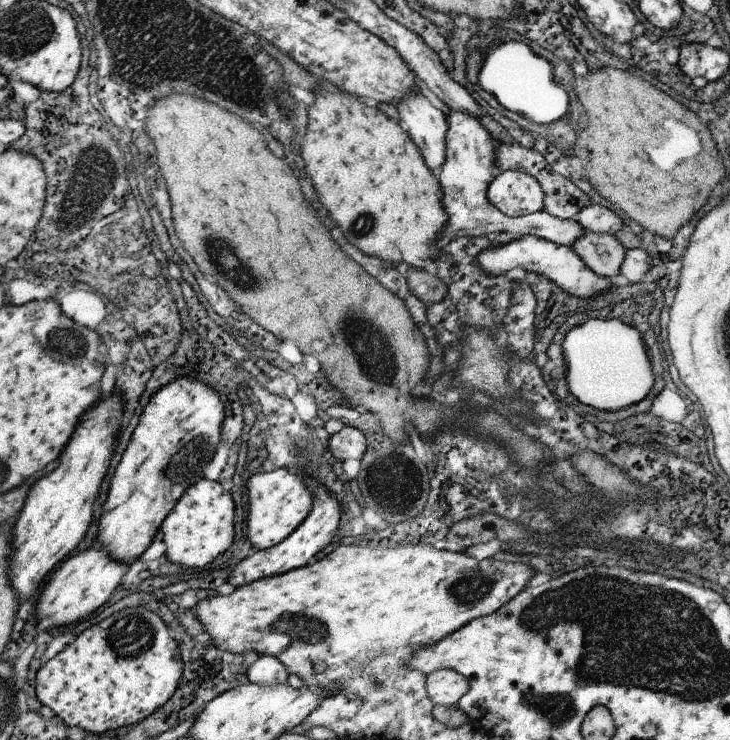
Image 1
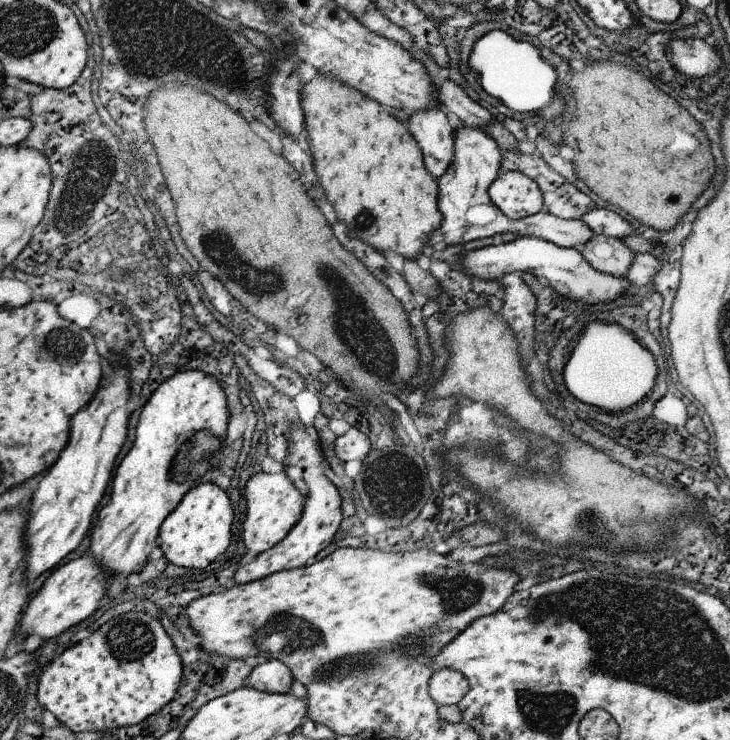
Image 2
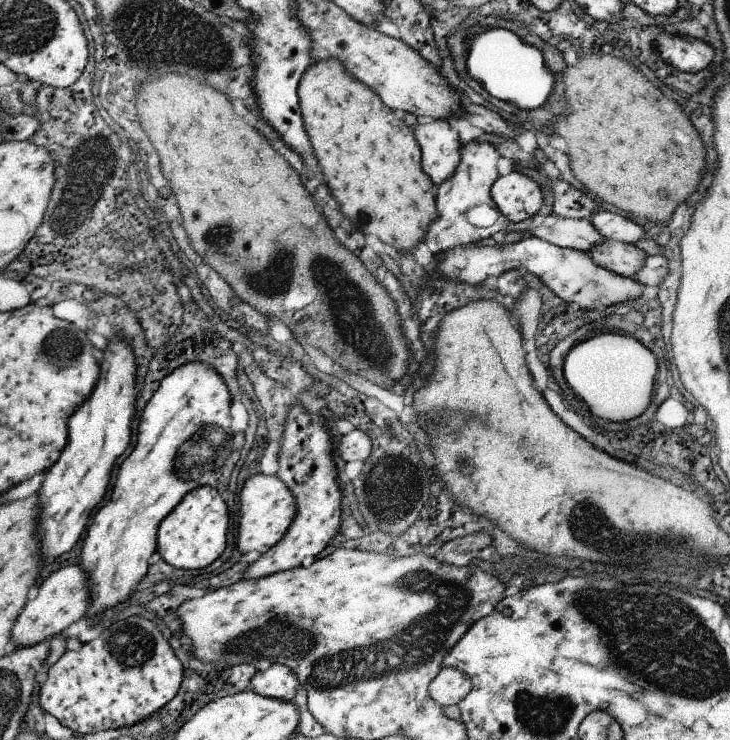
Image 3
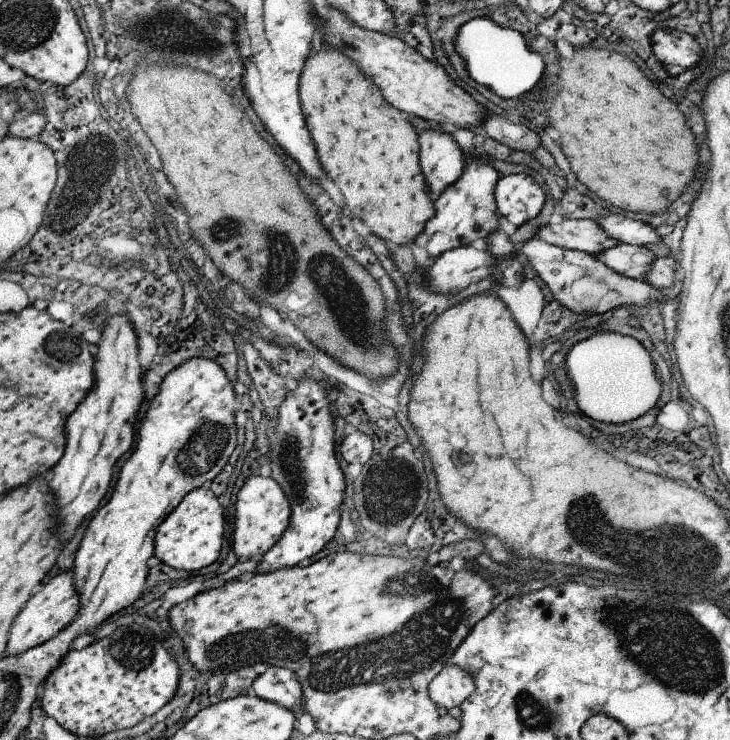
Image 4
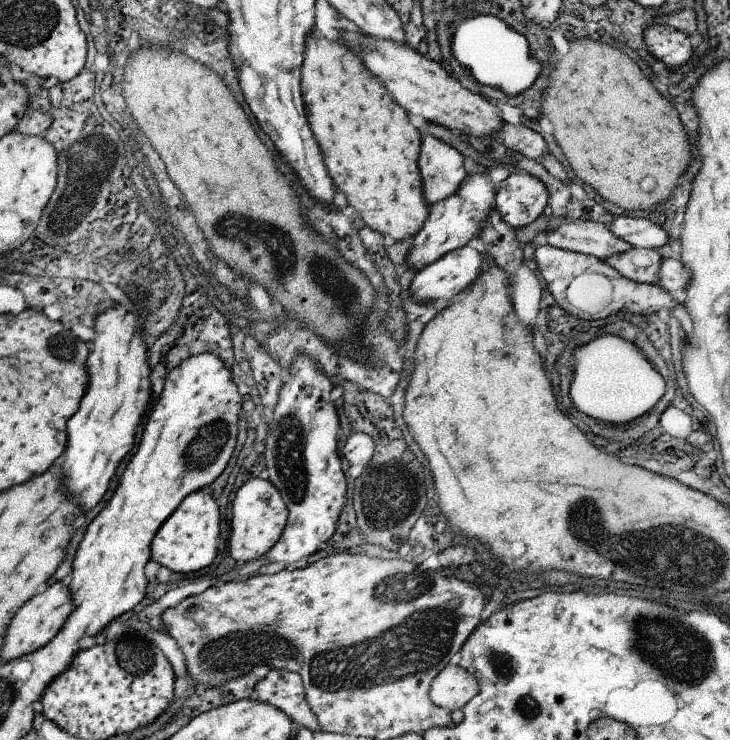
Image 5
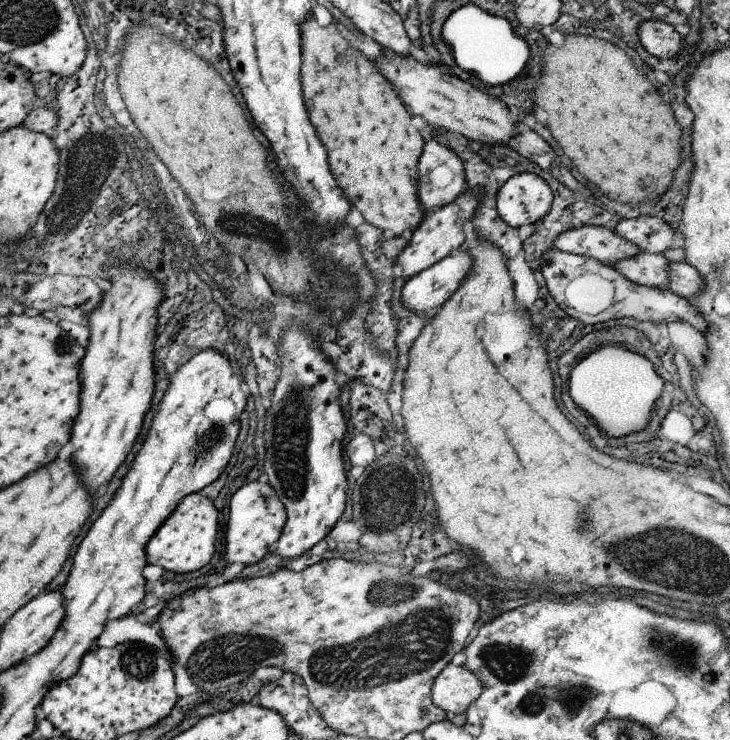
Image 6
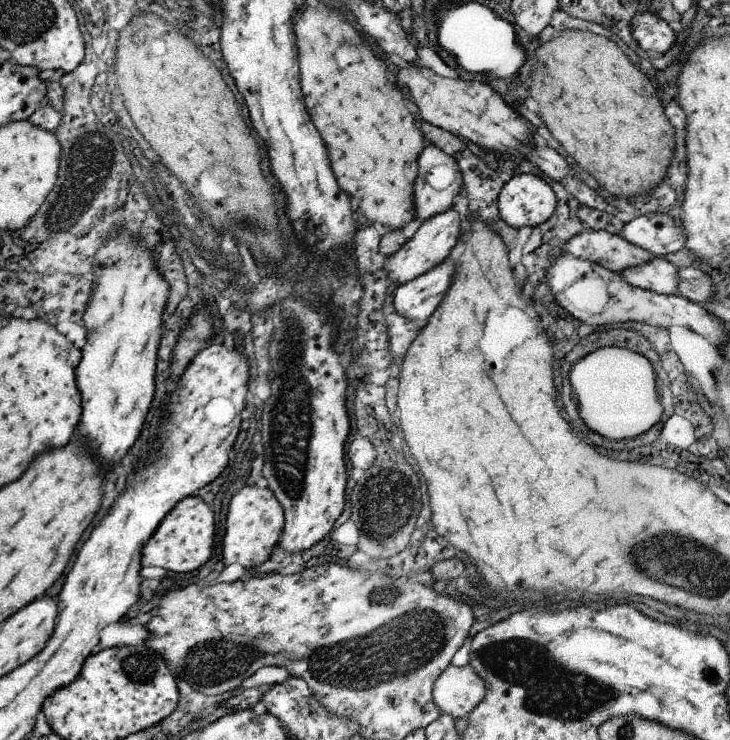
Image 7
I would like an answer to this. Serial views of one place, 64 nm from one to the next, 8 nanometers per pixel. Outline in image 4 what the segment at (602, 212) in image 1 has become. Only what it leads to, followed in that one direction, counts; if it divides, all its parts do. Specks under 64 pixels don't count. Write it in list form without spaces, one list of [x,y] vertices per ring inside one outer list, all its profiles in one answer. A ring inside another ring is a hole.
[[[607,214],[599,220],[595,220],[595,224],[599,224],[599,228],[613,238],[619,244],[627,244],[627,246],[647,246],[647,244],[659,244],[663,242],[661,236],[657,236],[655,230],[651,230],[649,224],[643,224],[641,220],[629,220],[623,214]]]

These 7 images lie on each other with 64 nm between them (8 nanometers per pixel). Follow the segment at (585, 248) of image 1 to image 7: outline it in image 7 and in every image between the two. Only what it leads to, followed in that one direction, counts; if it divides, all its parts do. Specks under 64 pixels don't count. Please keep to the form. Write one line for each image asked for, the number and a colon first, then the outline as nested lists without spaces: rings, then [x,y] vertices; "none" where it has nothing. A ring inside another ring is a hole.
2: [[[591,236],[581,248],[581,256],[593,270],[615,278],[623,278],[633,260],[633,252],[623,240],[605,236]]]
3: [[[603,240],[599,244],[593,244],[587,250],[587,256],[595,266],[601,266],[617,276],[631,278],[643,266],[643,260],[647,254],[631,244]]]
4: [[[615,244],[611,248],[605,248],[595,254],[595,260],[617,272],[619,276],[641,280],[645,278],[651,262],[655,260],[655,254],[649,252],[643,246],[627,246],[627,244]]]
5: [[[631,248],[625,254],[607,258],[605,262],[613,270],[617,270],[621,276],[625,276],[637,284],[655,286],[659,282],[659,268],[663,264],[663,258],[657,254],[657,250]]]
6: [[[639,252],[635,258],[627,258],[613,264],[613,268],[637,286],[667,290],[669,262],[663,258],[663,254]]]
7: [[[651,258],[645,264],[625,268],[623,272],[619,272],[619,276],[627,284],[641,290],[651,290],[655,294],[665,294],[665,296],[677,294],[677,284],[679,284],[677,268],[665,262],[663,258]]]

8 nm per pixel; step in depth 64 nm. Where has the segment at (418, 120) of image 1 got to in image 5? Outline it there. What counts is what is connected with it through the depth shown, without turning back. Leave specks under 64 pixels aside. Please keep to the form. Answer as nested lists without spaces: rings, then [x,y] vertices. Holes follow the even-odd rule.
[[[435,138],[423,140],[419,166],[421,178],[425,180],[423,196],[431,206],[451,198],[463,184],[465,170],[461,154]]]

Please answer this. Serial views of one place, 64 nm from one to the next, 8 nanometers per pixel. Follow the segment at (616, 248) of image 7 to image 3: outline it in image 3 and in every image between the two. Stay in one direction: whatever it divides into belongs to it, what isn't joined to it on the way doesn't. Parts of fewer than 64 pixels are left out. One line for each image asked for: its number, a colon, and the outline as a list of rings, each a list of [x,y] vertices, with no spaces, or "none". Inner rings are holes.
3: [[[471,140],[469,144],[461,148],[461,166],[457,166],[457,174],[453,174],[449,182],[441,182],[441,186],[437,186],[437,216],[439,218],[437,222],[433,222],[433,226],[429,226],[427,238],[423,240],[423,244],[429,248],[431,254],[445,254],[461,246],[475,246],[475,242],[493,238],[499,232],[507,232],[507,234],[521,232],[525,236],[533,236],[543,242],[549,242],[557,248],[569,248],[569,250],[577,250],[585,254],[593,244],[599,244],[605,240],[585,218],[563,220],[553,214],[549,216],[535,214],[533,218],[527,218],[525,222],[511,224],[503,214],[495,212],[491,190],[499,178],[497,174],[499,158],[501,158],[501,152],[497,152],[497,148],[485,140]]]
4: [[[555,216],[547,226],[541,226],[535,238],[551,246],[583,252],[589,256],[619,244],[609,238],[593,220],[565,220],[561,216]]]
5: [[[561,222],[561,226],[549,234],[545,234],[547,246],[565,250],[565,252],[575,252],[575,254],[585,254],[585,256],[595,256],[599,260],[607,260],[617,254],[625,254],[633,246],[629,242],[623,242],[621,238],[613,236],[607,224],[597,224],[597,222]]]
6: [[[577,226],[569,232],[563,232],[553,242],[559,252],[595,258],[601,264],[613,266],[621,260],[635,258],[641,250],[631,244],[629,240],[621,238],[607,228],[593,228],[593,226]]]

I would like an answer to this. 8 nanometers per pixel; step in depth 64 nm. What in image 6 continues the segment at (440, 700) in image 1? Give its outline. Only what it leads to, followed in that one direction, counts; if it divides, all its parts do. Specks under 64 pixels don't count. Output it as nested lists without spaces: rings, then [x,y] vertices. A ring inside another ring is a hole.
[[[445,666],[445,672],[435,680],[435,686],[431,690],[431,700],[437,708],[441,708],[447,718],[455,714],[463,714],[481,698],[483,684],[469,672],[469,668],[463,666]]]

